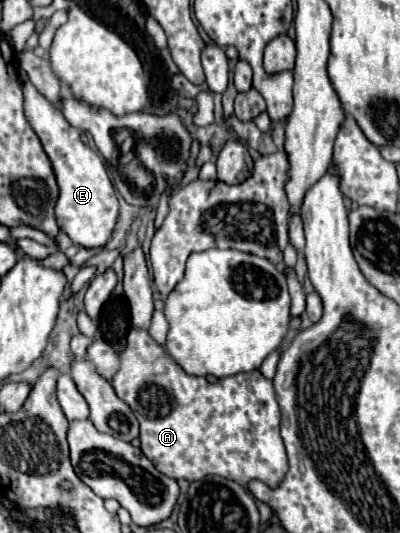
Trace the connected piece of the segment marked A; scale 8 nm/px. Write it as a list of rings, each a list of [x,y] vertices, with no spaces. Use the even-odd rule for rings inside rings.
[[[133,327],[127,335],[127,345],[123,349],[123,353],[119,355],[121,357],[121,367],[119,371],[115,373],[113,377],[113,389],[115,393],[119,395],[119,399],[123,399],[135,413],[135,417],[139,419],[141,423],[141,451],[145,453],[145,457],[161,471],[165,473],[167,477],[171,479],[187,479],[187,481],[199,481],[207,475],[221,475],[225,479],[231,479],[243,487],[247,487],[249,481],[257,479],[257,481],[263,481],[267,487],[275,489],[281,485],[285,473],[287,473],[287,453],[285,453],[285,445],[283,445],[283,439],[279,435],[279,419],[281,419],[281,413],[279,413],[279,405],[277,405],[277,399],[275,399],[275,391],[273,391],[273,383],[271,379],[265,379],[261,371],[255,373],[237,373],[237,375],[231,375],[231,377],[223,377],[223,379],[217,379],[217,383],[209,383],[205,377],[195,377],[195,375],[189,375],[185,373],[175,361],[173,357],[169,357],[169,353],[165,351],[165,347],[161,347],[145,329],[137,329]]]

